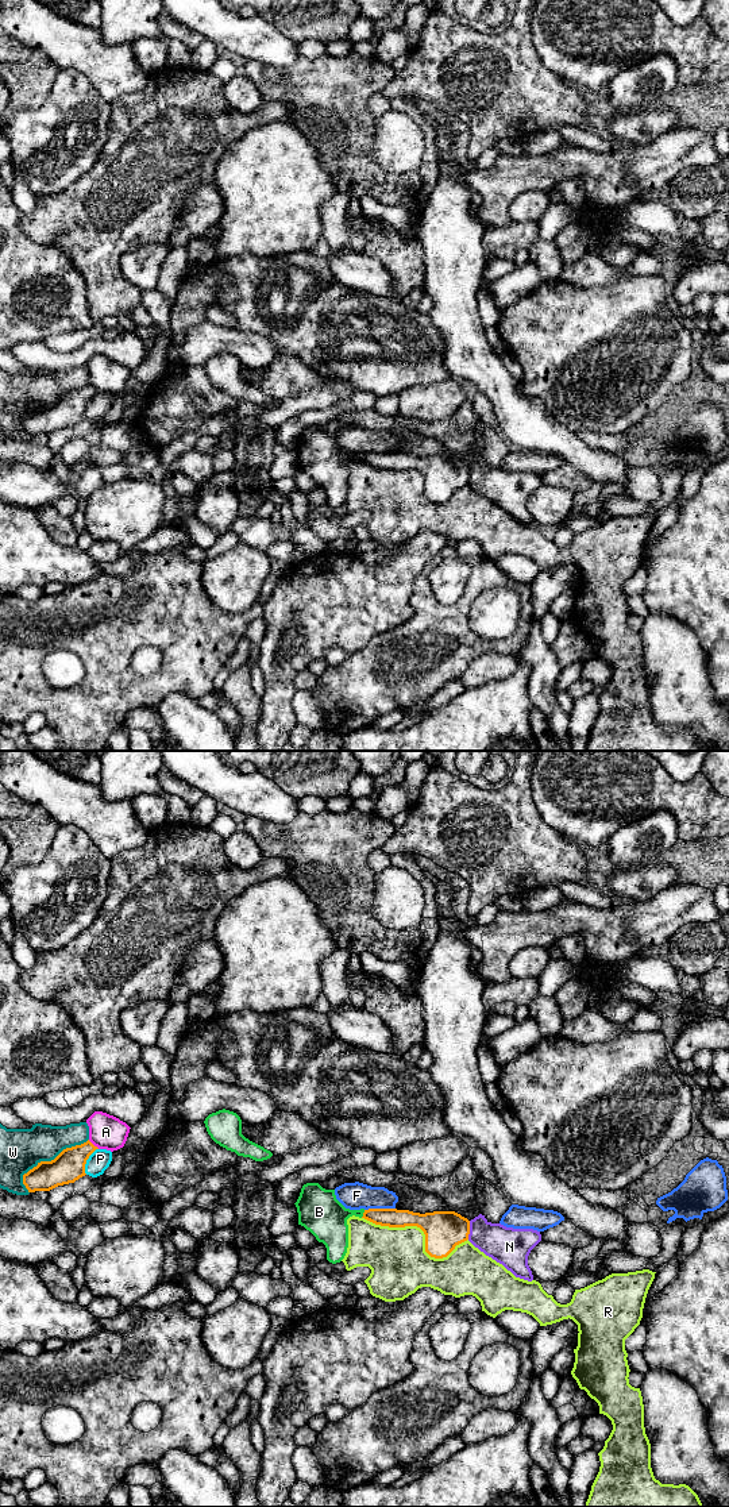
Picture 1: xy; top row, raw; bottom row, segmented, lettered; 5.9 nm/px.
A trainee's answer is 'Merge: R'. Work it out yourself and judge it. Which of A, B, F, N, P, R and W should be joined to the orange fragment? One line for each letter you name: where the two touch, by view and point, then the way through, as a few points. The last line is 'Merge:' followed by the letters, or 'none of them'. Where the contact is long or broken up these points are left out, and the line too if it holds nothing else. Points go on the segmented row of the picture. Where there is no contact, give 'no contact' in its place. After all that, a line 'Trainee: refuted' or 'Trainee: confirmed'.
Merge: none of them
Trainee: refuted

